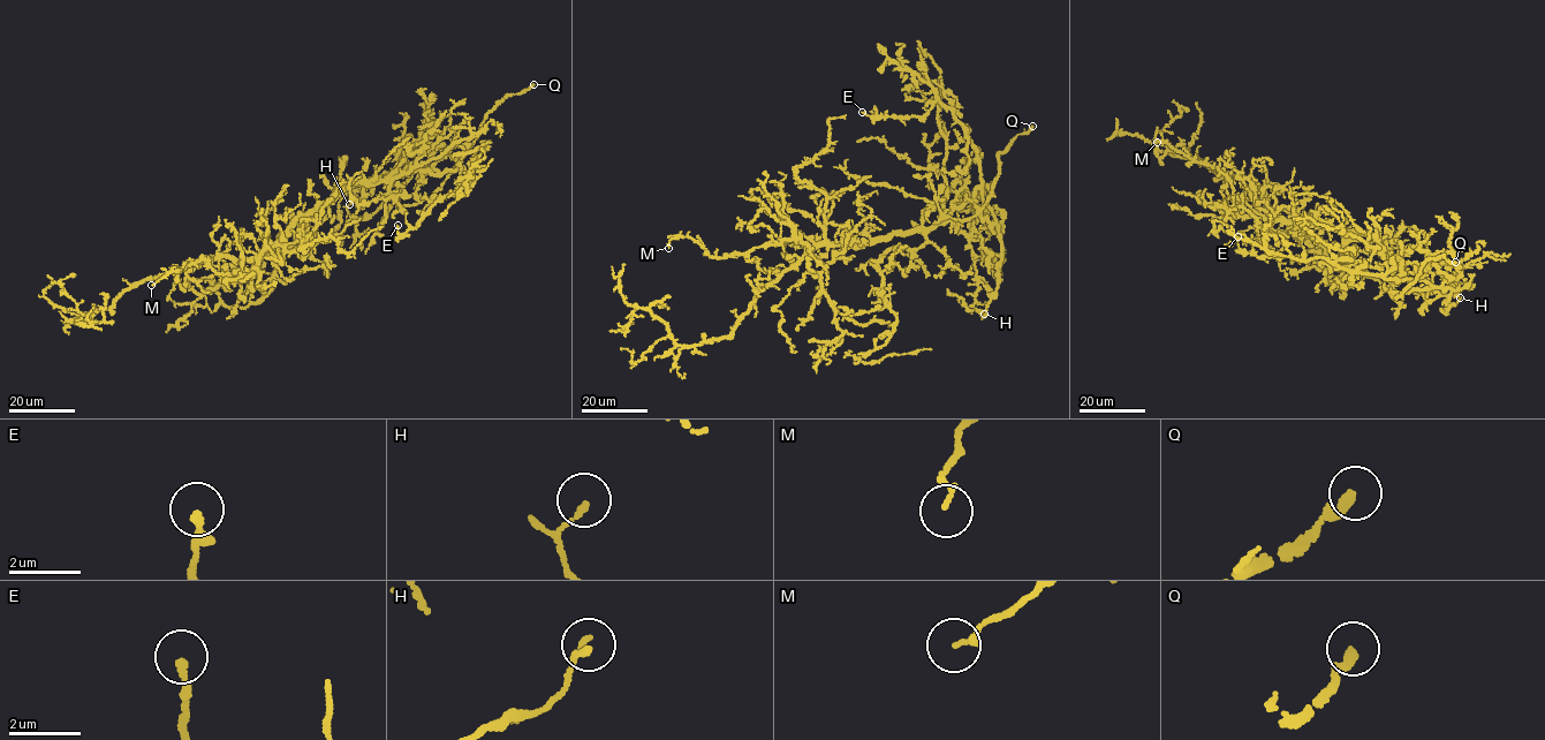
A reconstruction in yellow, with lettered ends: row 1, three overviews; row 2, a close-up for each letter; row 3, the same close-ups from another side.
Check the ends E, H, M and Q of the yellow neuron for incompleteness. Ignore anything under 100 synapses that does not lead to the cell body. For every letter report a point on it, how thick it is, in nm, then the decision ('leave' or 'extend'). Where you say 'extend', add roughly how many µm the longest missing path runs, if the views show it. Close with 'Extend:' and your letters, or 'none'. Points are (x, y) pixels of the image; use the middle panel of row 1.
E: at (862, 112); 200 nm thick; leave
H: at (984, 314); 150 nm thick; leave
M: at (668, 248); 140 nm thick; leave
Q: at (1032, 126); 260 nm thick; extend; about 25 µm are missing
Extend: Q

